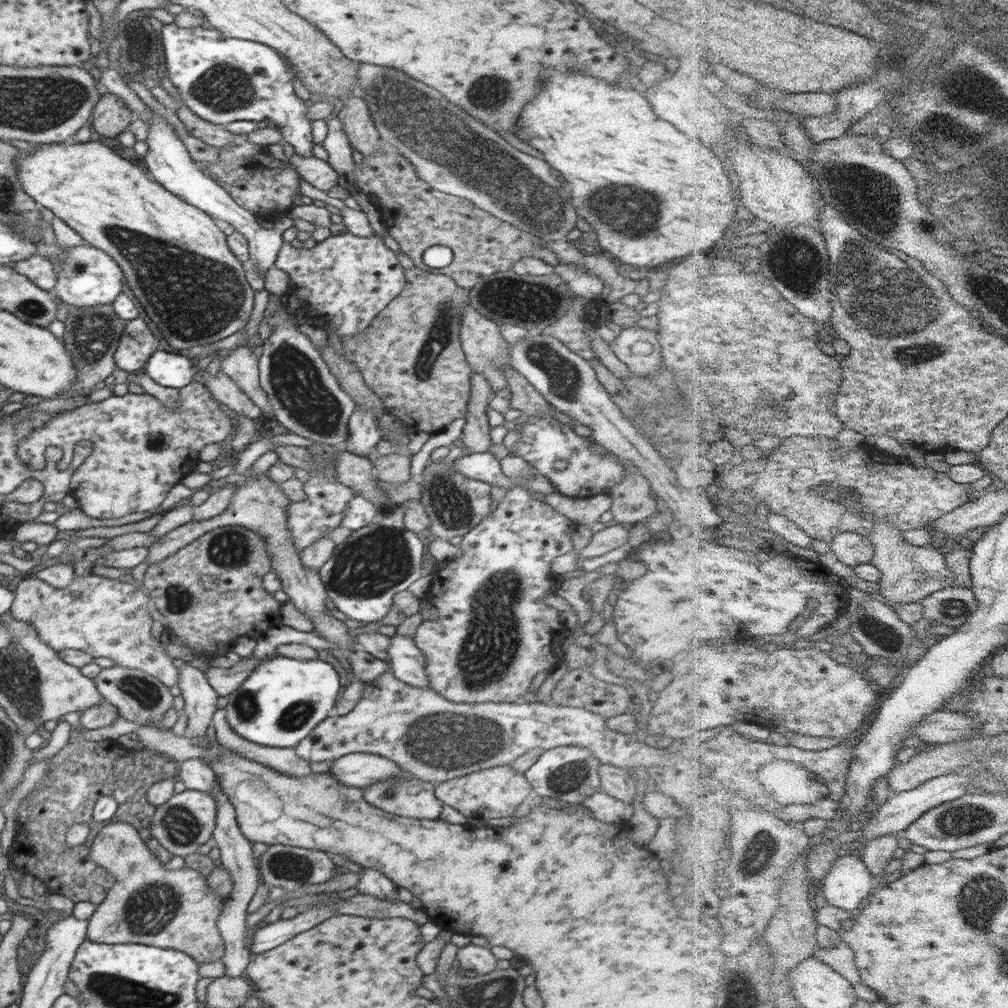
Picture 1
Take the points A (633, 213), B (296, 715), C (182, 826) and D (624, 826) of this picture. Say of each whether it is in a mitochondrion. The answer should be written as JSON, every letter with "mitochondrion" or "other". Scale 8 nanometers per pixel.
{"A":"mitochondrion","B":"mitochondrion","C":"mitochondrion","D":"other"}

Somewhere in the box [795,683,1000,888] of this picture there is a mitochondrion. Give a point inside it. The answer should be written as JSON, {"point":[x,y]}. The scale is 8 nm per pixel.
{"point":[965,820]}

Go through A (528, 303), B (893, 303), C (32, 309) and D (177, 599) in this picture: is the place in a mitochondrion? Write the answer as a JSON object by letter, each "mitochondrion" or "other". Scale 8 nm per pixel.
{"A":"mitochondrion","B":"mitochondrion","C":"mitochondrion","D":"mitochondrion"}

